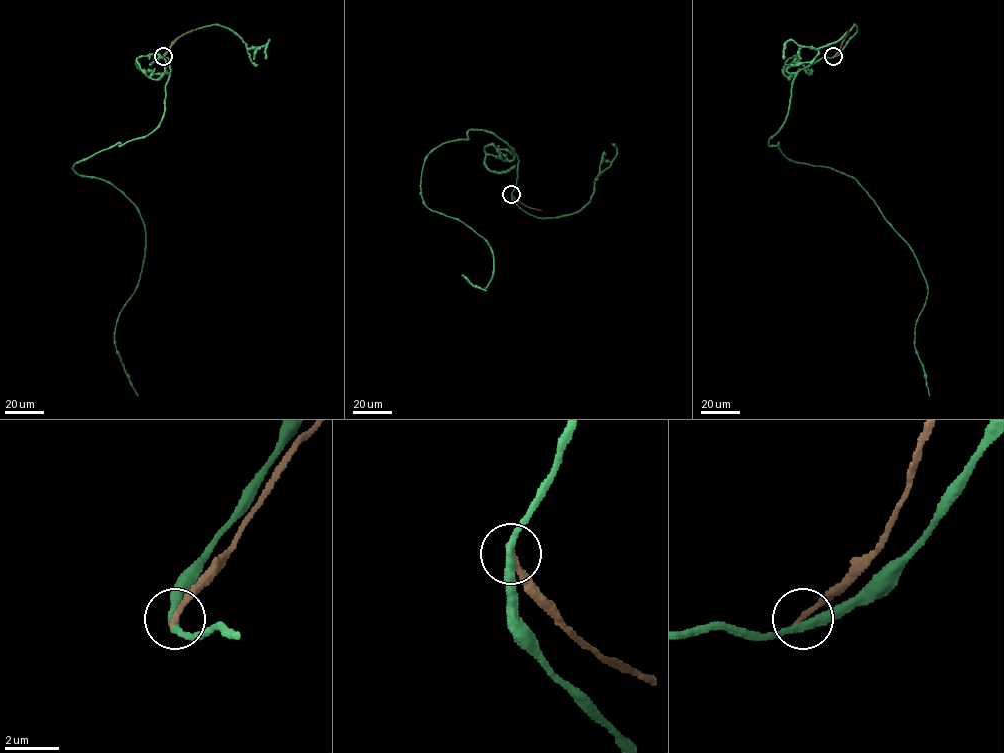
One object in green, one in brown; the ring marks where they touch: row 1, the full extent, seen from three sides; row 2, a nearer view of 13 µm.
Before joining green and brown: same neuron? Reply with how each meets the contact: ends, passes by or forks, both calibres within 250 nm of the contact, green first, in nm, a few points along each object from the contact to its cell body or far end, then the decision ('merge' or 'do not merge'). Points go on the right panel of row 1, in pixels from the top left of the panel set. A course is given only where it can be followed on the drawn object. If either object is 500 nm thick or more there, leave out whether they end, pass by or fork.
green passes by; brown ends there; 300 nm thick on the green side, 220 nm on the other; green runs (833, 57), (797, 73), (787, 117), (768, 144), (853, 177), (912, 250), (928, 290), (914, 346), (929, 395); brown runs (833, 56), (849, 29); do not merge

